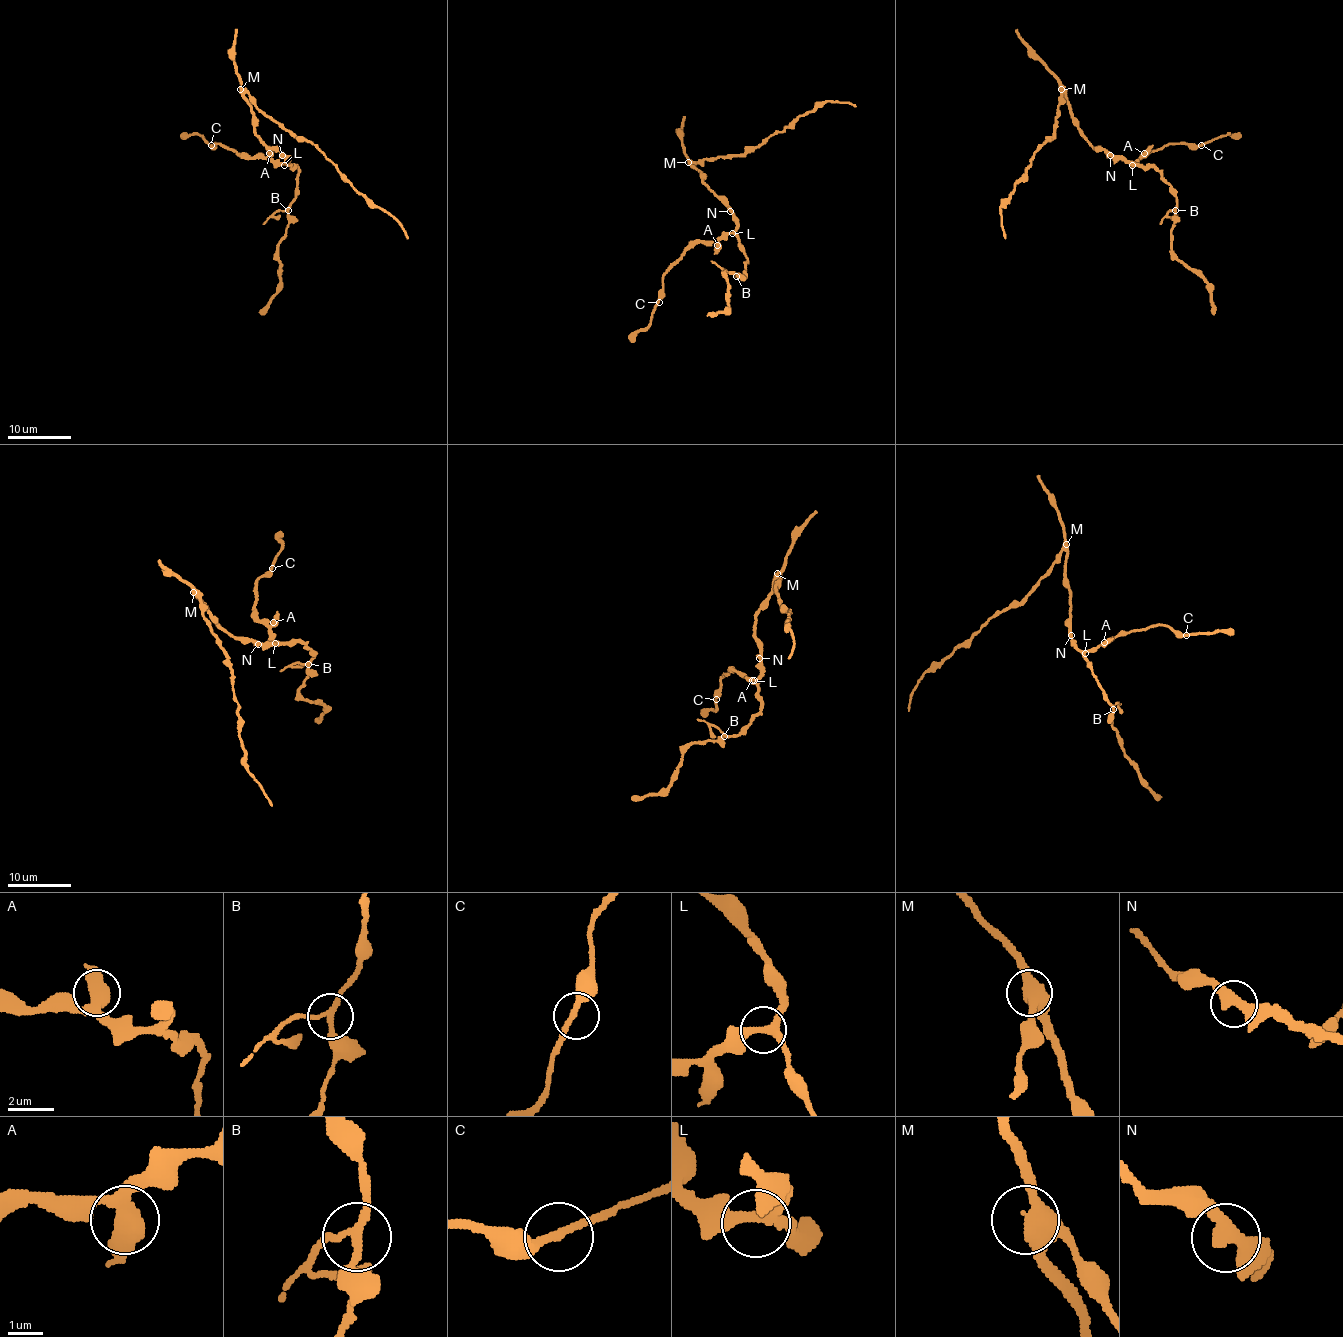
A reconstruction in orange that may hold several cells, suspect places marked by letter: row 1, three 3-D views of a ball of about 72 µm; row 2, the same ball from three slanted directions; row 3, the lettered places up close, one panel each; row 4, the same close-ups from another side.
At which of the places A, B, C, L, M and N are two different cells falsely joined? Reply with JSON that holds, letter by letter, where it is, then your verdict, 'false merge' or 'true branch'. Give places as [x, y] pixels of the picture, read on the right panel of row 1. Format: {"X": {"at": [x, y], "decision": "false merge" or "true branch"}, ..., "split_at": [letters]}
{"A": {"at": [1144, 153], "decision": "true branch"}, "B": {"at": [1175, 210], "decision": "true branch"}, "C": {"at": [1201, 145], "decision": "true branch"}, "L": {"at": [1132, 165], "decision": "true branch"}, "M": {"at": [1061, 89], "decision": "true branch"}, "N": {"at": [1110, 155], "decision": "true branch"}, "split_at": []}

